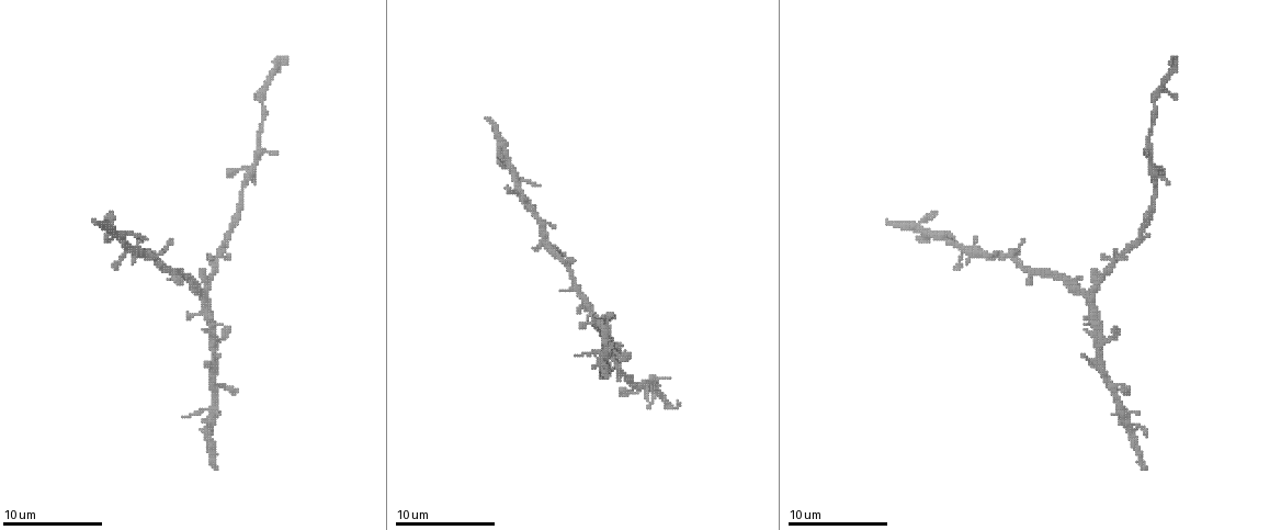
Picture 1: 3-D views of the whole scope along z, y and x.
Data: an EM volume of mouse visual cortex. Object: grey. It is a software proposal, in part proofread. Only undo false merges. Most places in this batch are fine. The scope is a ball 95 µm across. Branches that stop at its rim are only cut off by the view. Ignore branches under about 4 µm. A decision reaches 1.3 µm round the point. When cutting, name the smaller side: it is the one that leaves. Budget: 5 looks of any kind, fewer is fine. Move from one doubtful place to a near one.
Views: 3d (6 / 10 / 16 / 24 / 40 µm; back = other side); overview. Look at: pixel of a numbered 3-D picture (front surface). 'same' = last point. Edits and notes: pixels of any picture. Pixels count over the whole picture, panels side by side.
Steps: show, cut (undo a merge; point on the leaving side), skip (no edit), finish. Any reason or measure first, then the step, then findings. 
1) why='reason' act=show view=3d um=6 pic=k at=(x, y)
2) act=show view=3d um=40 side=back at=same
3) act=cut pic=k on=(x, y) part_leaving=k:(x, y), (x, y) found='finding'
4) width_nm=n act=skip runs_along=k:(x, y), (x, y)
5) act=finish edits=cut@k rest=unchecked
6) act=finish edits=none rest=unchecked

why='sudden change in width' act=show view=3d um=6 pic=1 at=(242, 207)

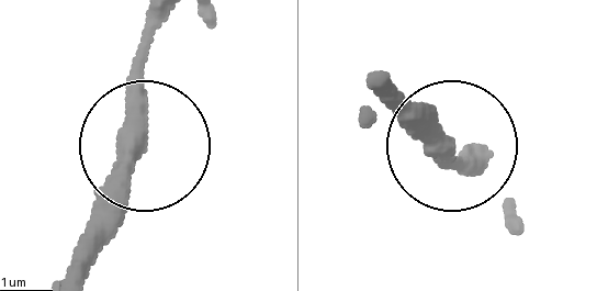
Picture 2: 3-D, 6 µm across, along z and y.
act=skip runs_along=2:(77, 272), (143, 127), (143, 14) found='continuous, no second neuron'

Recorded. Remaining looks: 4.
why='sudden change in width' act=show view=3d um=6 pic=1 at=(269, 81)

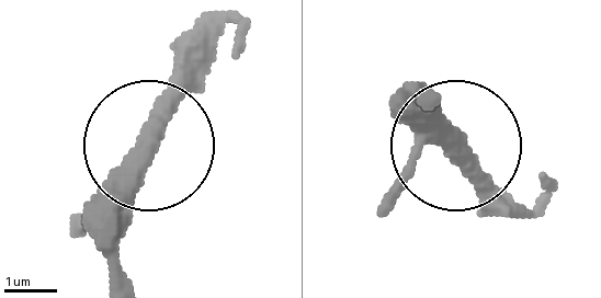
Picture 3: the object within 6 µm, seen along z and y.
act=skip runs_along=3:(421, 93), (509, 206) found='continuous, no second neuron'

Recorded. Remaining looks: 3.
act=show view=3d um=16 pic=1 at=(213, 277)

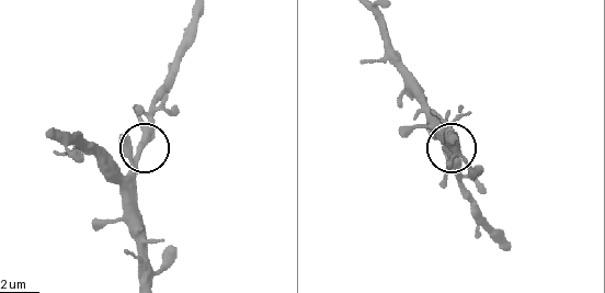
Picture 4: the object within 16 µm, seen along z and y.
act=show view=3d um=6 pic=4 at=(141, 148)

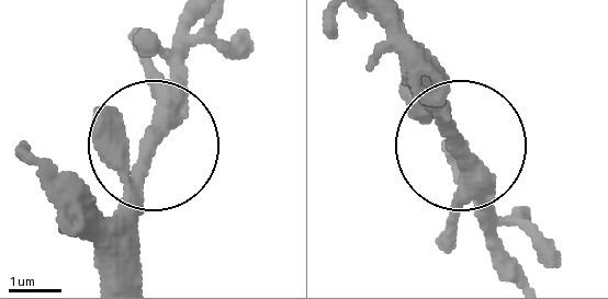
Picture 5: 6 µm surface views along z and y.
width_nm=300 act=skip runs_along=5:(464, 144), (477, 226) found='all the same neuron'

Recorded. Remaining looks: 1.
act=finish edits=none rest=unchecked

